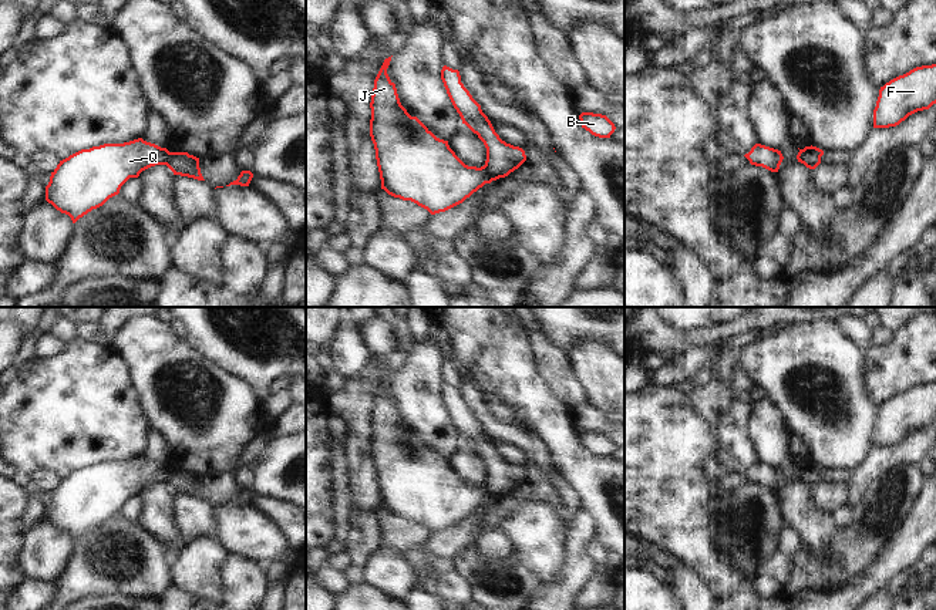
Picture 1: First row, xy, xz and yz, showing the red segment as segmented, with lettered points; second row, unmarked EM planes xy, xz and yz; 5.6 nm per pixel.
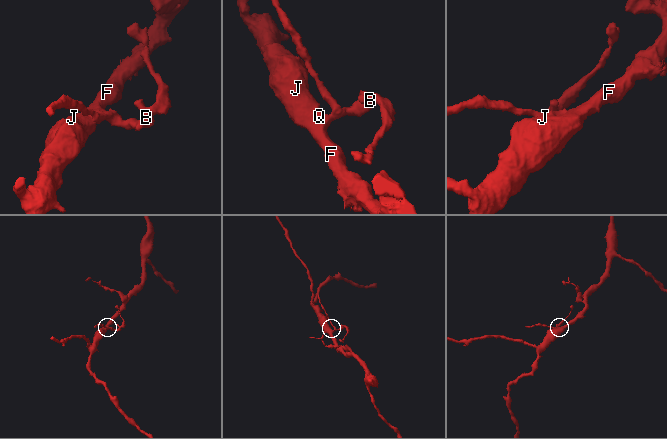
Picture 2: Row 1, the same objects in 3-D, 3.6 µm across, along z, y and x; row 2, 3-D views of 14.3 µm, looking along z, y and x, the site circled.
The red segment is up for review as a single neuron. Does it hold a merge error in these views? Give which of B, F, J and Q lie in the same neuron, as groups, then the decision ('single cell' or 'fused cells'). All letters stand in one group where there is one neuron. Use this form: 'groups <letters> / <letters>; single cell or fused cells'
groups B / F J Q; fused cells

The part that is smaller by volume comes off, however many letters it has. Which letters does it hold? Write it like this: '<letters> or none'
B.

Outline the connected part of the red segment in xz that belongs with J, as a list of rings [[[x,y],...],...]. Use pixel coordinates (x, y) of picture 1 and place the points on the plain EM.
[[[391,375],[385,377],[376,398],[371,414],[370,455],[381,498],[381,508],[394,516],[411,519],[431,533],[445,530],[469,516],[492,498],[481,485],[465,483],[450,466],[448,459],[437,456],[417,435],[411,435],[401,424],[395,402],[387,387]]]

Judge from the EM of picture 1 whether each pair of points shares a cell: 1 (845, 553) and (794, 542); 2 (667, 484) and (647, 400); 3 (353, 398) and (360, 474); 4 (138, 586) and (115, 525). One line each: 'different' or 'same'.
1: different
2: same
3: same
4: same

